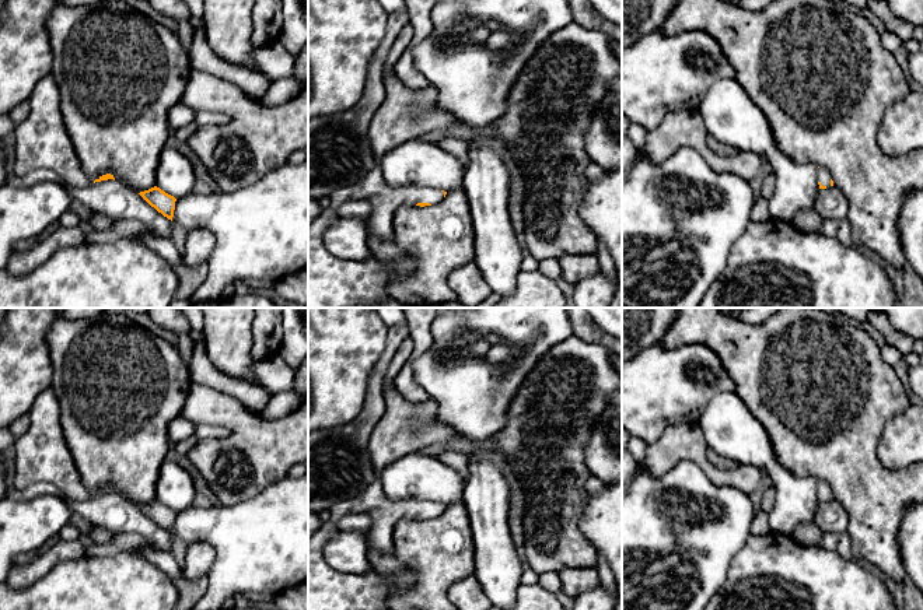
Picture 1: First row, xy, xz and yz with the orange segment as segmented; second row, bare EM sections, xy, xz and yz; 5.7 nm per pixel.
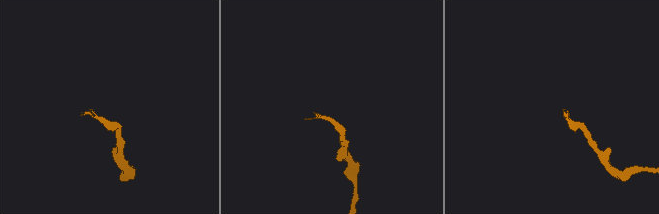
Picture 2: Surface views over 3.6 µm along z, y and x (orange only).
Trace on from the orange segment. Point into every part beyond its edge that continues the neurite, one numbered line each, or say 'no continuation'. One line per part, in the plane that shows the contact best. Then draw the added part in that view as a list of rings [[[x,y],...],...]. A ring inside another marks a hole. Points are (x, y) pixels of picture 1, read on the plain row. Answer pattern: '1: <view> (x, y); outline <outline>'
1: xz (328, 589); outline [[[378,478],[361,494],[335,504],[331,519],[308,537],[308,610],[391,610],[389,599],[416,583],[413,569],[398,569],[392,578],[371,568],[367,574],[345,574],[333,569],[324,557],[324,546],[335,537],[338,522],[349,515],[366,515],[371,527],[363,533],[368,553],[391,553],[394,527],[402,519],[436,518],[444,505],[427,499],[391,501]]]

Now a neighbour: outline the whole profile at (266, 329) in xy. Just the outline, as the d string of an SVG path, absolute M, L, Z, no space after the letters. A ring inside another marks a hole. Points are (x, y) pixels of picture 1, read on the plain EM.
M254 308L252 357L256 361L277 355L282 340L282 308Z

